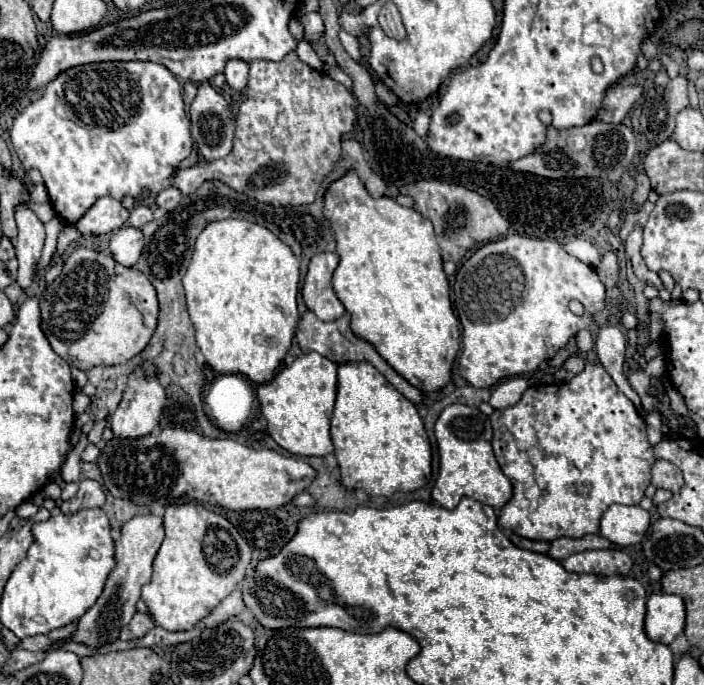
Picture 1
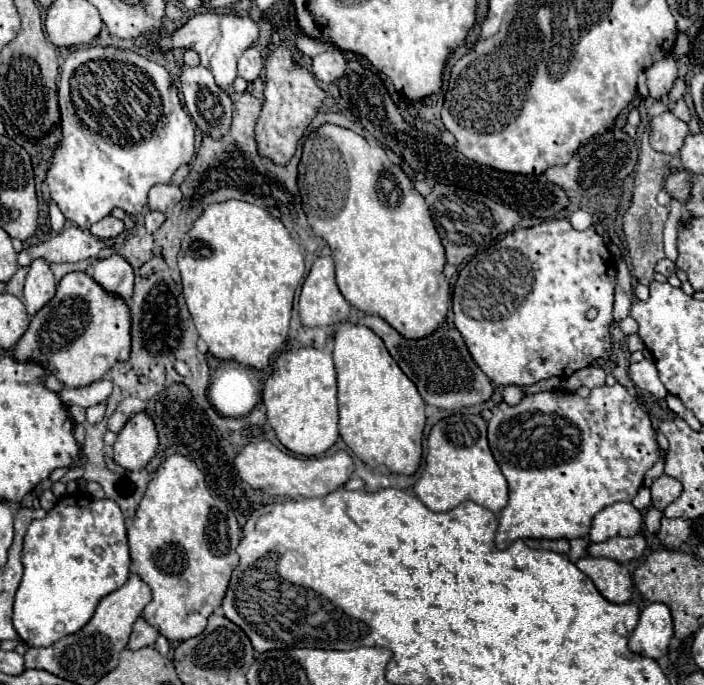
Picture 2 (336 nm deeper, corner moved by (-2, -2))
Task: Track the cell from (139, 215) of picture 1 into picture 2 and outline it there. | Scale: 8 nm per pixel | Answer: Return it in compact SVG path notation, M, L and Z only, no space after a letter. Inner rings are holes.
M69 226L57 236L51 236L49 240L41 242L39 246L25 248L19 254L19 266L29 266L33 260L43 258L47 262L55 264L65 264L65 262L81 262L87 258L93 258L99 254L101 248L113 246L115 240L99 240L81 230L79 226Z

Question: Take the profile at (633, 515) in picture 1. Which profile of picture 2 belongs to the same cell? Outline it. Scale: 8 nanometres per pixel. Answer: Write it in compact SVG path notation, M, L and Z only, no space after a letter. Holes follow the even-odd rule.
M617 502L595 514L589 530L589 540L597 544L613 536L635 536L639 534L641 524L643 518L633 504Z

